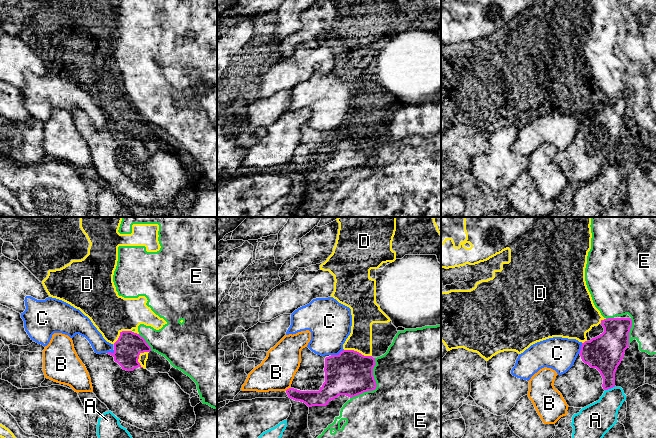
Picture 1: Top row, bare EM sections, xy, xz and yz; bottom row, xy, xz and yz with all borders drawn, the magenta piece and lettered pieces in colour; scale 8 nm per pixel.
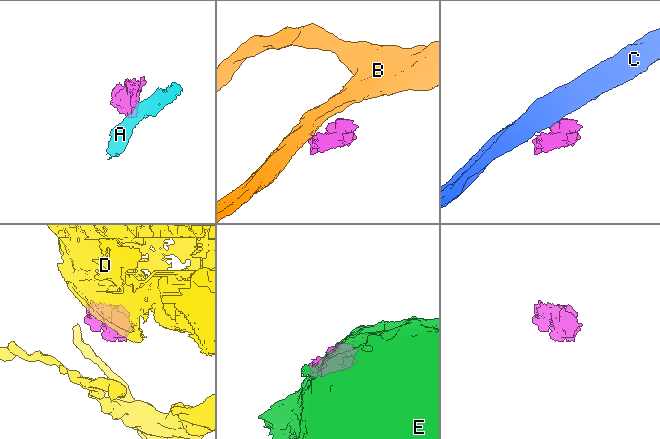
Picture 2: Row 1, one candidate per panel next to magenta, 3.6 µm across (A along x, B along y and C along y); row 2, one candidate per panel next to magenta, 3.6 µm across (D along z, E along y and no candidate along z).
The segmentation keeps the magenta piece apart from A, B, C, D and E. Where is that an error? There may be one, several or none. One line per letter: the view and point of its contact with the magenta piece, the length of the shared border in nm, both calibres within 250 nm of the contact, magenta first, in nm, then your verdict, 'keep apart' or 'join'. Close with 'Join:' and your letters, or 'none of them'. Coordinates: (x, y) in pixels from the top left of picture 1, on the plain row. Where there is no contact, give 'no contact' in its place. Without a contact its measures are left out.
A: yz (610, 164) | 90 nm | 220/260 nm | keep apart
B: xz (287, 165) | 50 nm | 130/280 nm | keep apart
C: xz (337, 131) | 120 nm | 360/340 nm | keep apart
D: xy (124, 107) | 220 nm | 220/320 nm | keep apart
E: xz (376, 162) | 380 nm | 360/500 nm | keep apart
Join: none of them

